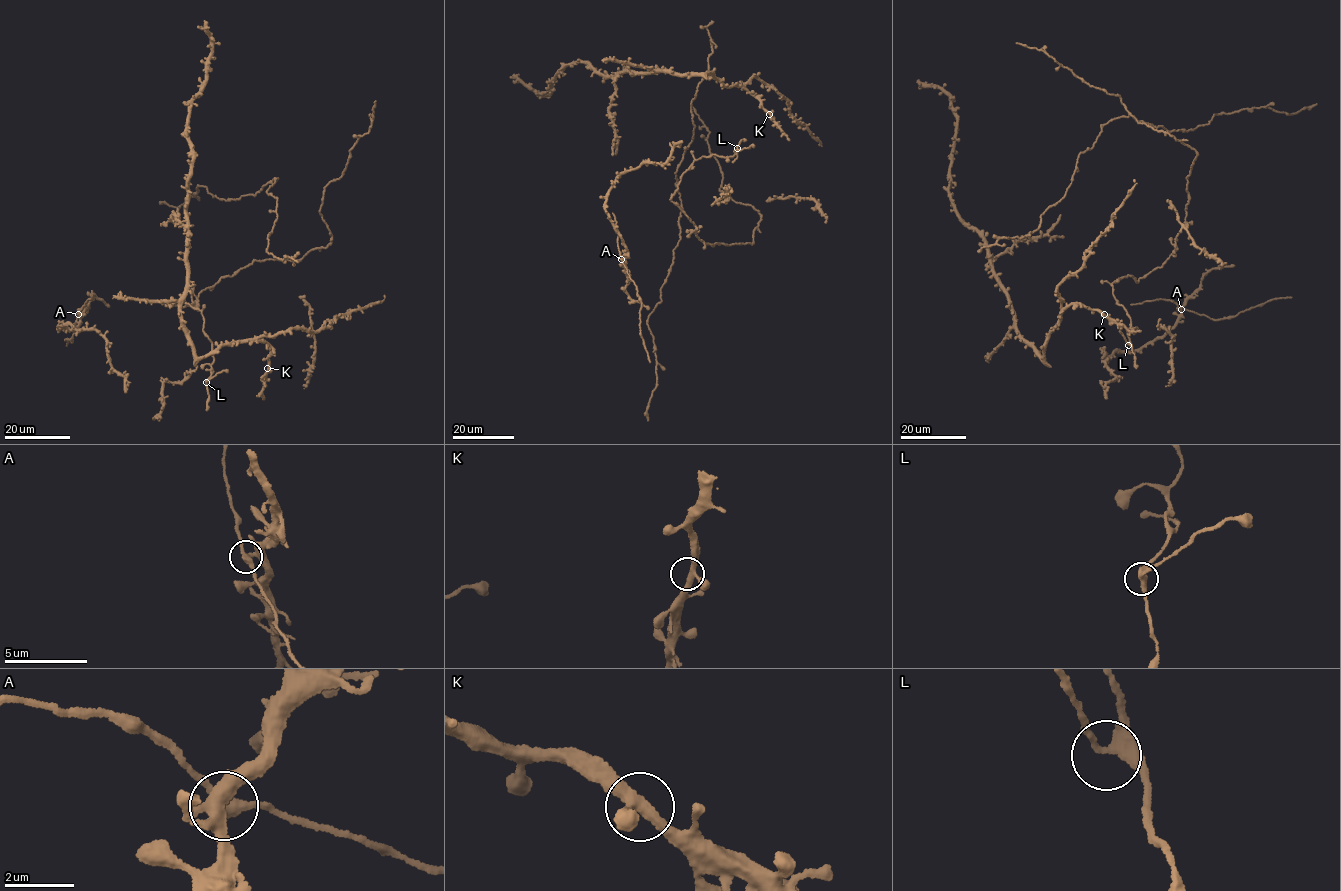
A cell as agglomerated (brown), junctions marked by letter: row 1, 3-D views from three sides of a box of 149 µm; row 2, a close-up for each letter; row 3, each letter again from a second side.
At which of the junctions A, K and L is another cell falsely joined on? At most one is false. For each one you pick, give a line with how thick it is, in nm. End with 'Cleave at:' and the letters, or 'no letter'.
A: 260 nm thick
Cleave at: A

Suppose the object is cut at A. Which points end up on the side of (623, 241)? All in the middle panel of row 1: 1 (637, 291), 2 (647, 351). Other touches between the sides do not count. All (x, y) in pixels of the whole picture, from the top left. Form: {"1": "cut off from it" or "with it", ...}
{"1": "cut off from it", "2": "cut off from it"}

